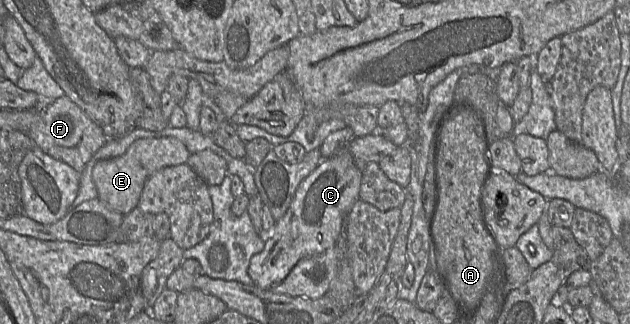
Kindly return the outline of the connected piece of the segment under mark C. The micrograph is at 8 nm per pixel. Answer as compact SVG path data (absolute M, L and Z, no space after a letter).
M347 149L322 160L316 169L301 182L290 207L284 216L276 221L272 234L265 236L264 249L251 257L248 274L254 285L291 297L318 299L326 295L338 269L337 239L348 214L360 199L361 178L362 170L355 165L353 157Z

